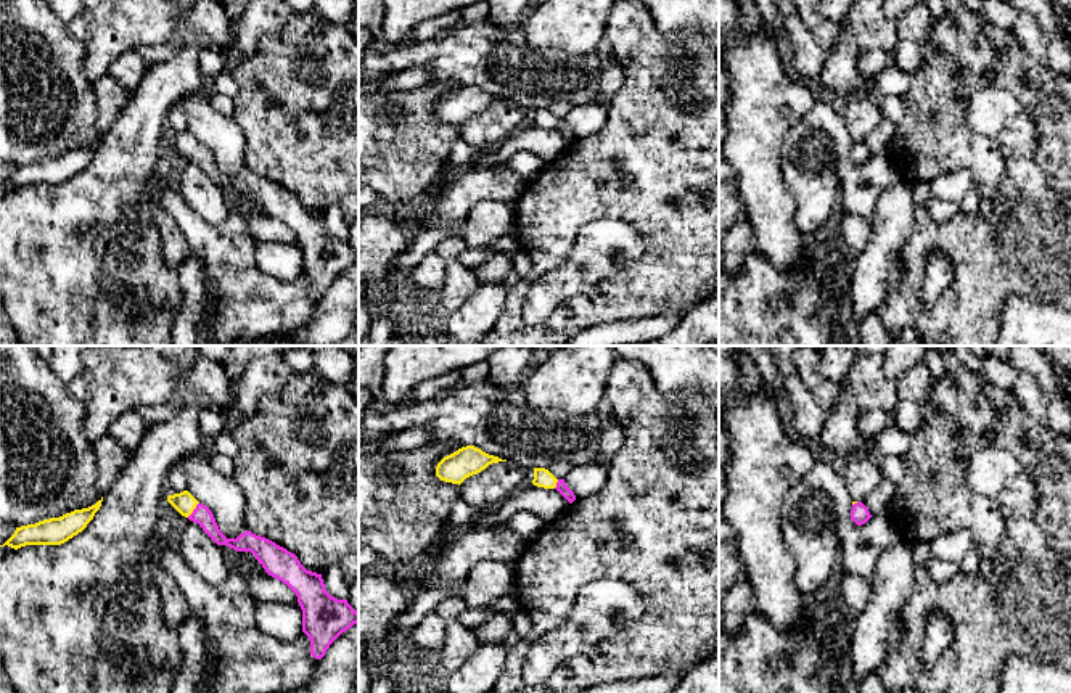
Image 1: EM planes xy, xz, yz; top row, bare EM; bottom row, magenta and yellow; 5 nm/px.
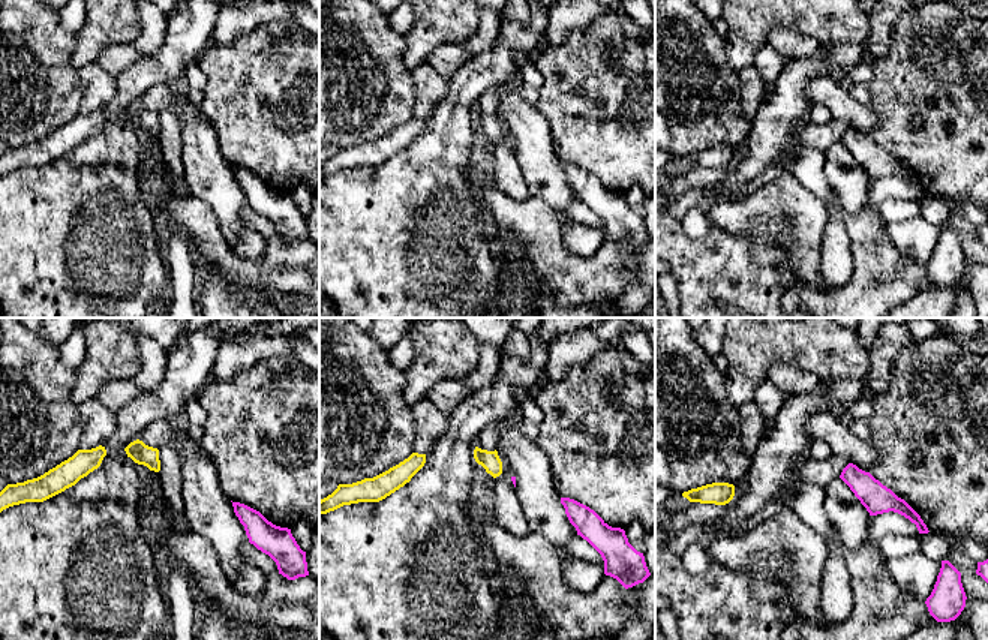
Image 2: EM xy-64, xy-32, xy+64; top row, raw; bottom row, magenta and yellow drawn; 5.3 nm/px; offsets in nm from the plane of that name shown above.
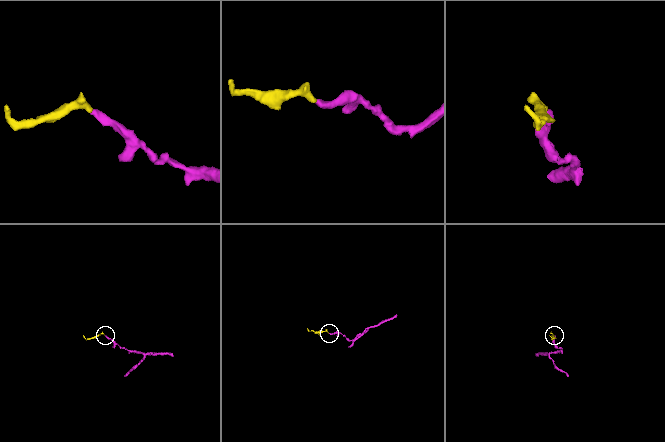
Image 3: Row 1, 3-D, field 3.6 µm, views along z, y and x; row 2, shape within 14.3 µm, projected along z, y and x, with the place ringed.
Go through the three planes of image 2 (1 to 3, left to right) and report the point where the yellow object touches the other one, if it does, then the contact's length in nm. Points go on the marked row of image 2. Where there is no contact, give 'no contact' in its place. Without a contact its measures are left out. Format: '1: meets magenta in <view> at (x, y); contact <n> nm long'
1: no contact
2: no contact
3: no contact

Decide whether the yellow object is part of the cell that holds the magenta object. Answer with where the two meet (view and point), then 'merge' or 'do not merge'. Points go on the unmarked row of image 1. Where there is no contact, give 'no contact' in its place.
xy (193, 150) | merge

